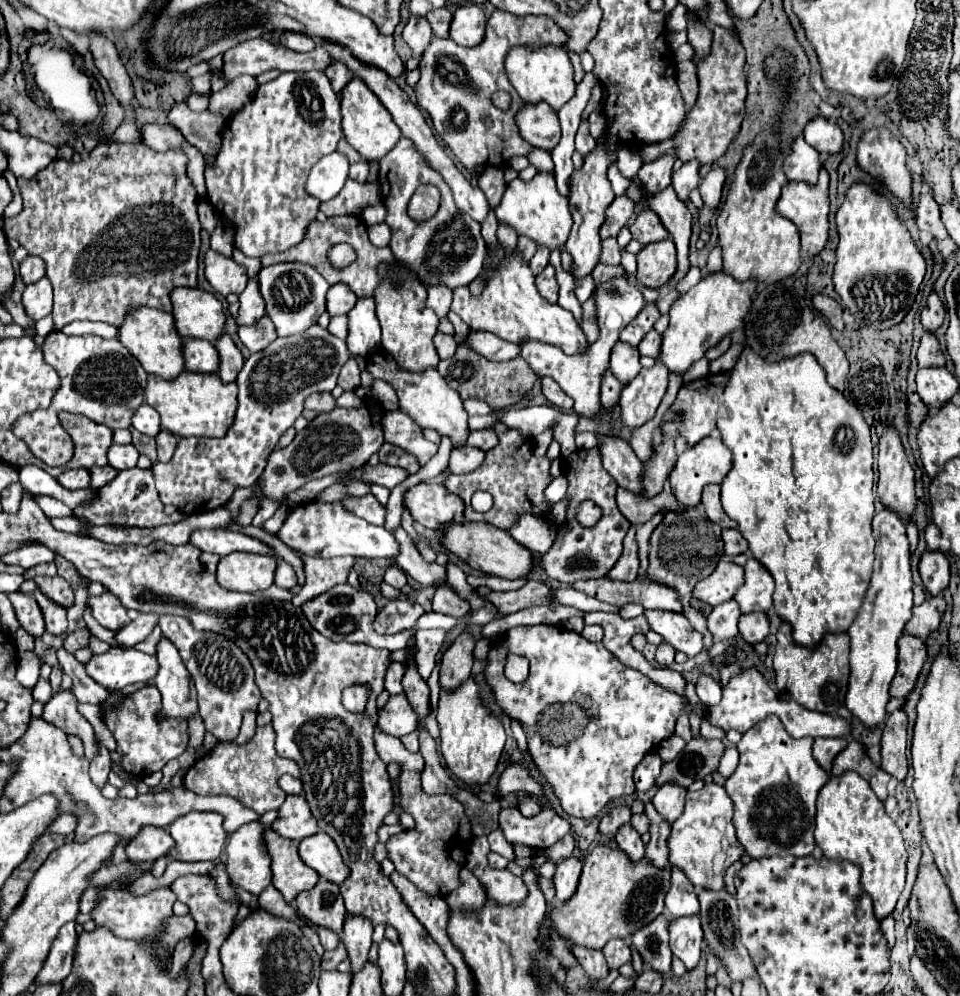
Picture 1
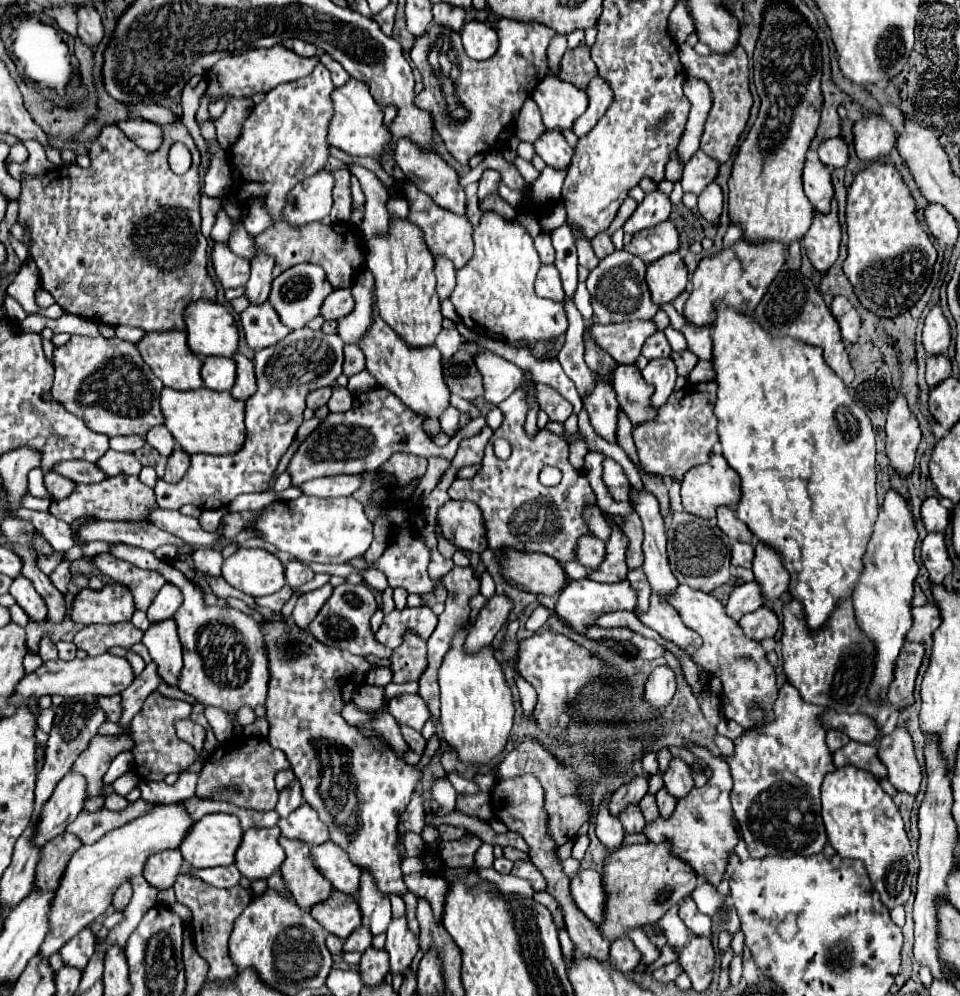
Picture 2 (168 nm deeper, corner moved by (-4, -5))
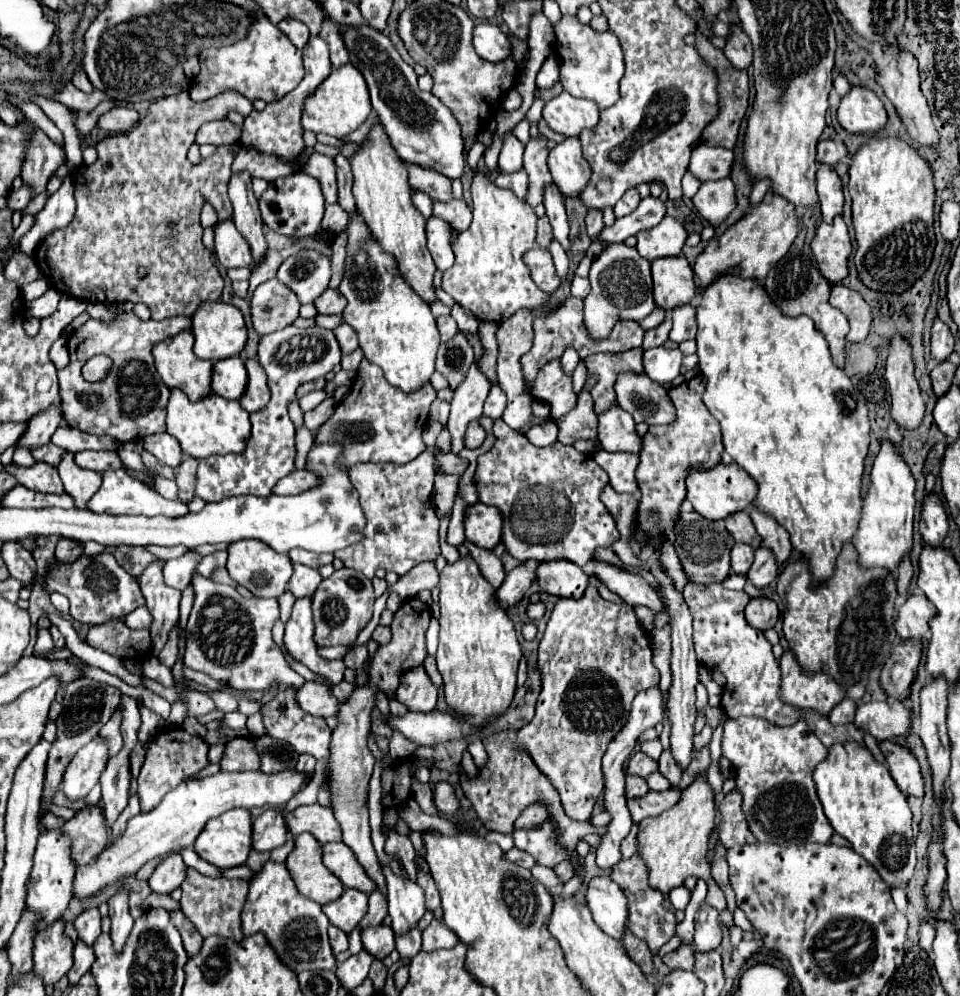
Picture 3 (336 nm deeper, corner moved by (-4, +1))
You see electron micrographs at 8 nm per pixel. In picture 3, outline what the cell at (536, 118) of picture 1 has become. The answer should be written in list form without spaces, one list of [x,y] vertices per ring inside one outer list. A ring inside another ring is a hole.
[[[576,137],[564,139],[548,155],[548,167],[556,181],[556,187],[566,197],[578,197],[590,177],[590,165],[582,157],[580,141]]]

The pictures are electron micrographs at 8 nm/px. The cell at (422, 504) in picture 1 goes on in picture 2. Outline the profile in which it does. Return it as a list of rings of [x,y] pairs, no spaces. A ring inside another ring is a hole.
[[[448,501],[438,511],[438,521],[446,539],[456,543],[458,549],[482,553],[488,549],[486,523],[482,511],[470,501]]]

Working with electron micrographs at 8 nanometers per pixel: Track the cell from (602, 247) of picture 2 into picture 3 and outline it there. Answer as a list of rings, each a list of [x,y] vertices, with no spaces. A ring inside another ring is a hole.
[[[590,209],[588,215],[586,215],[586,231],[588,231],[588,237],[592,241],[598,239],[598,233],[602,233],[604,229],[604,223],[602,223],[602,211],[596,211],[596,209]]]

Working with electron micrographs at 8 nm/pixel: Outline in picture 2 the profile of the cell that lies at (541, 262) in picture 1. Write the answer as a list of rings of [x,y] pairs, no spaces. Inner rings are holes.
[[[548,233],[538,235],[538,237],[534,239],[534,245],[536,245],[536,251],[538,251],[542,263],[546,263],[546,265],[554,263],[554,247],[552,247],[552,243],[550,243],[550,235],[548,235]]]

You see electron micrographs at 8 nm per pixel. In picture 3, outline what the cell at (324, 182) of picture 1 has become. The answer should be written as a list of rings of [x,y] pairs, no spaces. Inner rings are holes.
[[[292,173],[270,183],[260,199],[260,211],[264,223],[282,235],[288,237],[306,237],[320,231],[320,221],[324,215],[324,197],[318,181],[306,173]]]

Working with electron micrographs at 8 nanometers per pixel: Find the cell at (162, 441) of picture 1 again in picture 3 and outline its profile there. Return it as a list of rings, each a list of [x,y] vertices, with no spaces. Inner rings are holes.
[[[184,457],[182,465],[176,469],[176,485],[178,485],[178,499],[188,503],[194,497],[194,481],[196,481],[196,467],[198,461],[194,457]]]

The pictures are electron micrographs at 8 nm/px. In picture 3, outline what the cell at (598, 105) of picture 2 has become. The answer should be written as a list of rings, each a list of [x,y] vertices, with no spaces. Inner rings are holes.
[[[562,17],[554,27],[556,31],[556,55],[560,55],[560,79],[564,91],[584,99],[592,99],[598,109],[608,109],[618,101],[618,83],[624,75],[624,59],[618,37],[610,31],[596,33],[590,25],[578,23],[576,17]]]

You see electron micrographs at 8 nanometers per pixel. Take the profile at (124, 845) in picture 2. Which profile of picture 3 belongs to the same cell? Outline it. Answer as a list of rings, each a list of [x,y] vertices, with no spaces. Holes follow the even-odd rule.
[[[242,771],[242,773],[216,773],[204,777],[200,781],[186,781],[166,793],[166,797],[148,813],[138,813],[126,825],[126,831],[112,843],[108,843],[92,863],[82,865],[76,869],[74,875],[74,891],[76,899],[88,899],[100,893],[110,883],[118,883],[124,877],[134,875],[144,863],[150,859],[168,855],[172,851],[182,851],[190,847],[200,831],[204,829],[206,821],[228,811],[234,807],[262,807],[262,805],[282,805],[292,799],[292,795],[300,789],[304,781],[302,773],[296,771],[278,771],[266,775],[262,771]]]

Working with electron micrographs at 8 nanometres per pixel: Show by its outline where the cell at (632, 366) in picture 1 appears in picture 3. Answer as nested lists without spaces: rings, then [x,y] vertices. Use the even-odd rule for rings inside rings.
[[[630,371],[620,373],[614,391],[618,405],[628,411],[636,423],[658,425],[674,421],[674,405],[668,391],[650,381],[650,377]]]

